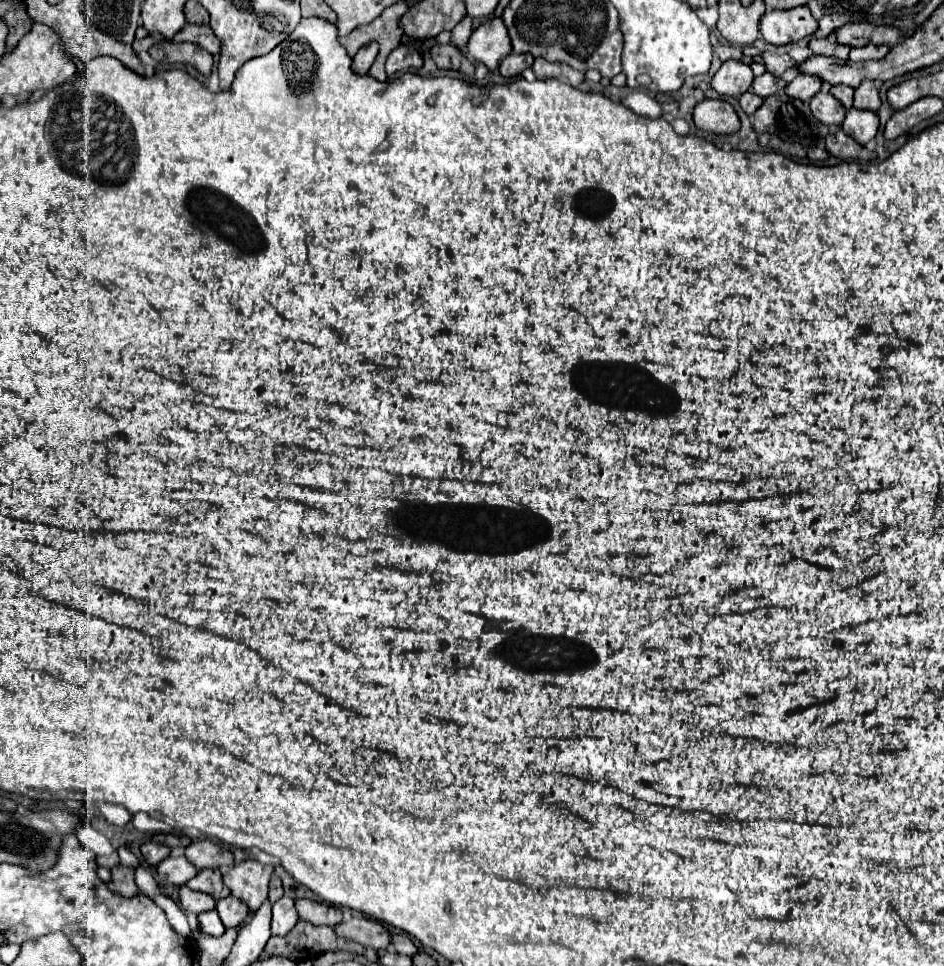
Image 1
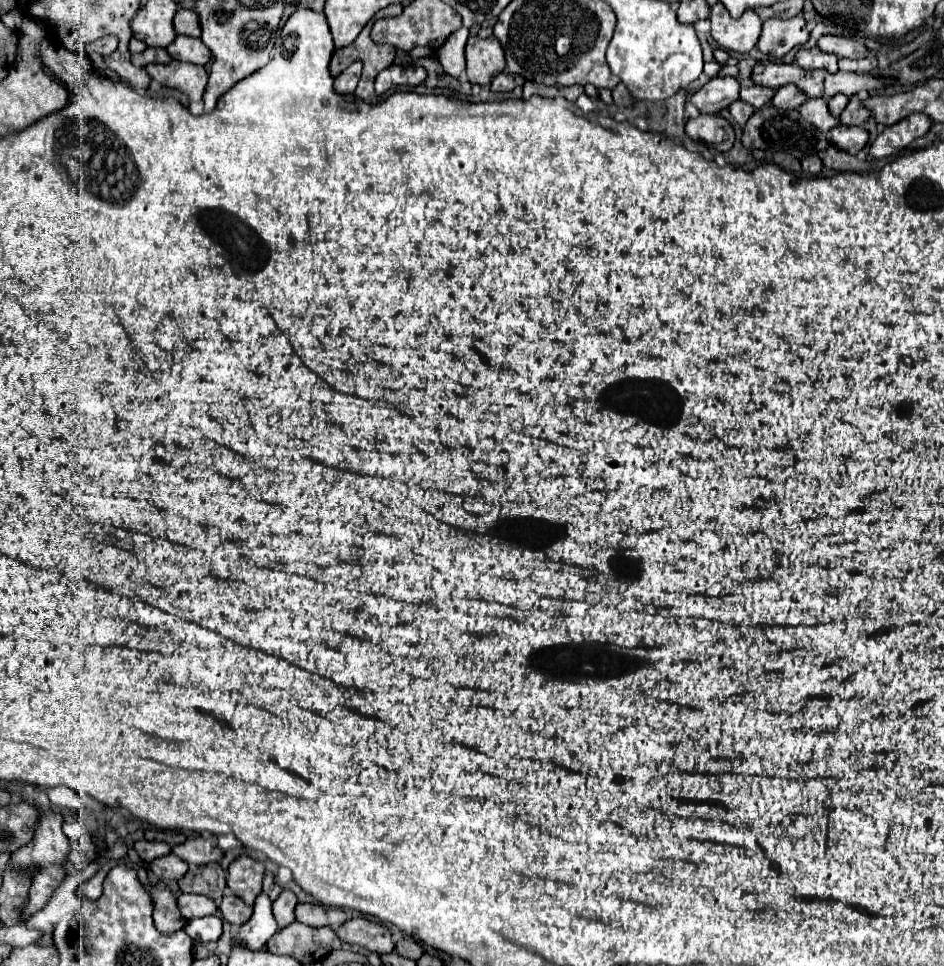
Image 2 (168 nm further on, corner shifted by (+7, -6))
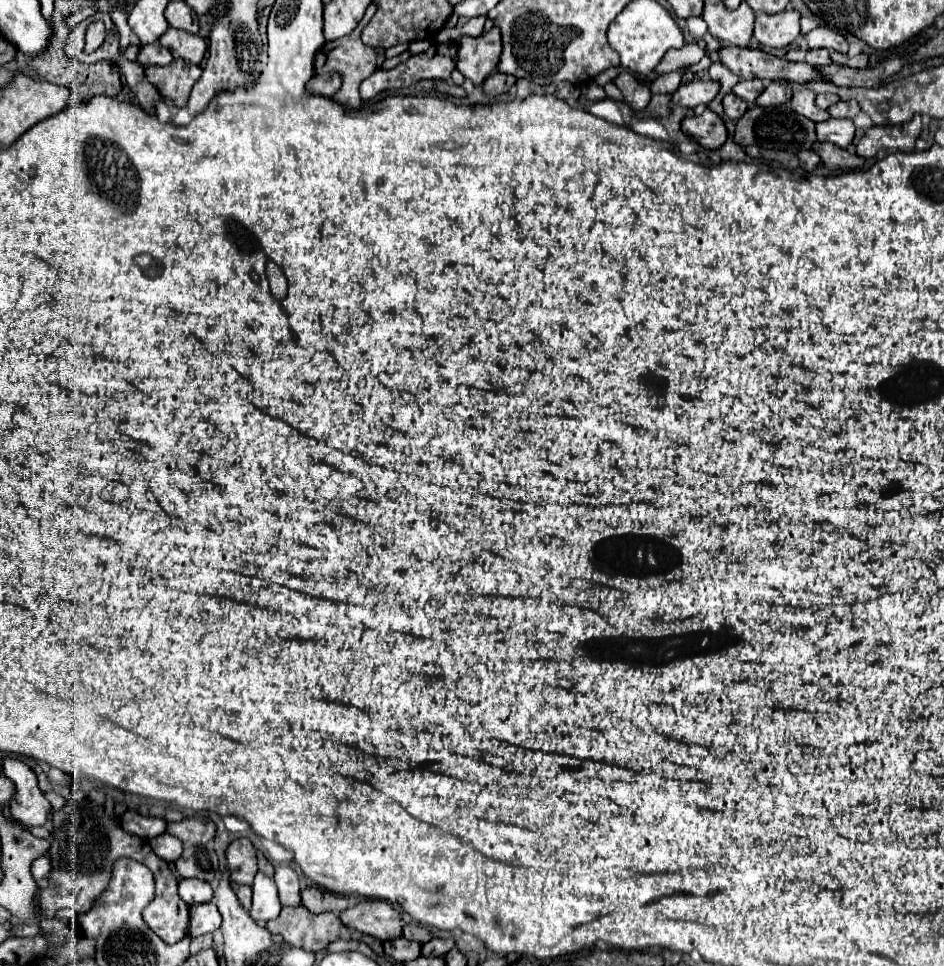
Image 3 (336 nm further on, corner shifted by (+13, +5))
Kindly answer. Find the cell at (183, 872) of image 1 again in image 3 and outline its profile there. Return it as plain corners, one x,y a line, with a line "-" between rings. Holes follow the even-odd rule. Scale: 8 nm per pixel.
164,833
164,835
156,837
156,839
150,839
150,845
152,845
154,853
160,859
164,859
166,863
174,863
182,855
180,839
176,839
174,835
168,835
168,833

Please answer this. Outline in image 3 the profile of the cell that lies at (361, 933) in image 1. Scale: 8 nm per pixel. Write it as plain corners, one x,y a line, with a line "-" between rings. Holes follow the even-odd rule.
362,901
340,913
340,919
346,927
358,929
382,941
396,939
402,935
400,913
384,901

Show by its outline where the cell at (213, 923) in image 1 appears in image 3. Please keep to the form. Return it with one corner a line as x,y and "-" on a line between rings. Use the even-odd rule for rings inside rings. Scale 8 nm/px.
202,903
190,907
190,937
214,933
222,925
222,917
218,913
216,903

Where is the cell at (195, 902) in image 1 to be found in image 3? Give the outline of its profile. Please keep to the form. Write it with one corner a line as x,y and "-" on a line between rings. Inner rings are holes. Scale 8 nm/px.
182,879
178,885
178,893
180,897
188,903
188,905
198,905
198,903
208,903
212,901
212,885
200,879

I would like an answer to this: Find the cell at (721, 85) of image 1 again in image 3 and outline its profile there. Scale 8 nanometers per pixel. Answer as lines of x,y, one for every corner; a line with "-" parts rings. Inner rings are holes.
690,81
690,83
680,85
672,93
672,103
694,109
698,105
710,103
716,97
718,89
720,89
720,85
716,81

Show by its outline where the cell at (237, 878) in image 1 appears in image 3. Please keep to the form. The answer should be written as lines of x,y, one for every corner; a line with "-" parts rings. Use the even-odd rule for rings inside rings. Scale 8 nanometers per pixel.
246,837
234,839
226,849
226,859
230,865
230,879
242,885
252,885
258,865
256,865
256,849
250,843
250,839

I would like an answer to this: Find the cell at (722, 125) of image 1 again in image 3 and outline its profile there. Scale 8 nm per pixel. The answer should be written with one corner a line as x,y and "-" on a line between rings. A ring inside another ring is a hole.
704,109
700,115
686,117
682,121
682,131
706,149
720,149
726,141
726,127
710,109

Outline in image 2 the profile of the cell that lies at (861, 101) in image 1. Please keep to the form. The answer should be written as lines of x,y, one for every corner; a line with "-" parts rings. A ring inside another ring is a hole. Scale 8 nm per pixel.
852,96
846,110
840,116
840,122
846,126
862,126
870,118
870,110
862,104
858,96

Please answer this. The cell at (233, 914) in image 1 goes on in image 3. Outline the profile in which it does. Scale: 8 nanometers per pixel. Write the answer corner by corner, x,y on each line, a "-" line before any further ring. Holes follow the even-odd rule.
232,883
232,889
234,889
236,897
240,899
242,907
244,907
244,909
250,909
250,907
252,907
252,889
250,889
250,885
238,885
238,883

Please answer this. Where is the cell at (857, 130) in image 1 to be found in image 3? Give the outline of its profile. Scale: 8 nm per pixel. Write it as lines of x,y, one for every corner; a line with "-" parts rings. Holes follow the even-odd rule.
828,119
816,123
818,141
830,141
842,149
846,149
854,139
854,123
850,119

